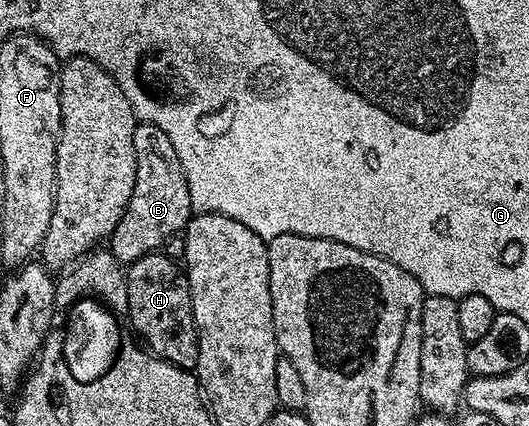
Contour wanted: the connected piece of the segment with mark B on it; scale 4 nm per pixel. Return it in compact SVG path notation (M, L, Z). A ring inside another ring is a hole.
M140 122L134 130L134 150L134 194L130 194L126 214L122 214L122 222L114 226L110 237L111 254L121 266L133 264L138 258L163 249L163 244L175 232L176 235L183 233L194 215L182 160L178 158L170 138L166 138L166 134L151 122Z

